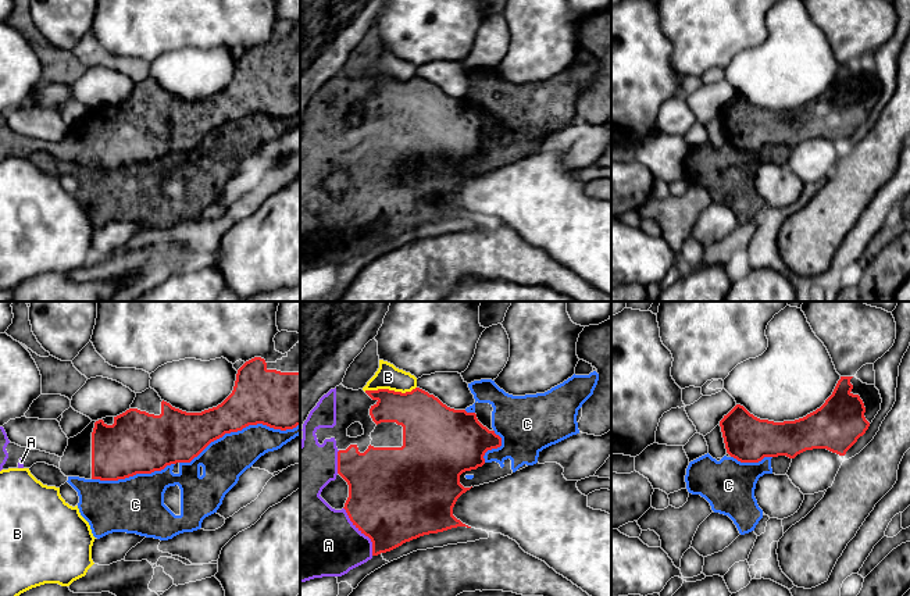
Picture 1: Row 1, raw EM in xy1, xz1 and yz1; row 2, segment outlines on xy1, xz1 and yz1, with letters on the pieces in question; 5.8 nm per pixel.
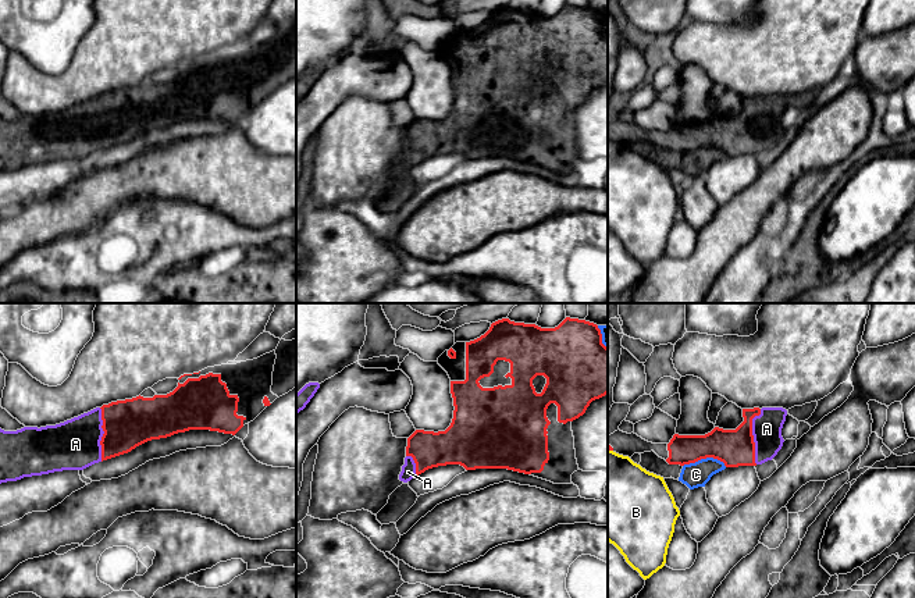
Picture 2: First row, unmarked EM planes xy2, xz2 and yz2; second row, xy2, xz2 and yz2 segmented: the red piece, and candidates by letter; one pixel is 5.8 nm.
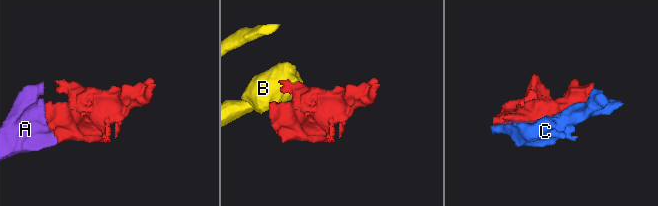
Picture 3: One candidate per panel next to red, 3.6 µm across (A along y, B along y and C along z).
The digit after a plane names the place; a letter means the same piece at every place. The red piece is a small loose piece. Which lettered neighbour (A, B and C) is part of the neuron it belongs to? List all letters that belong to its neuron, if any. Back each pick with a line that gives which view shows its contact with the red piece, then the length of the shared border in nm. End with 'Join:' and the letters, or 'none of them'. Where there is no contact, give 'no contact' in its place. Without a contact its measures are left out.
A: yz2 | 320 nm
Join: A

